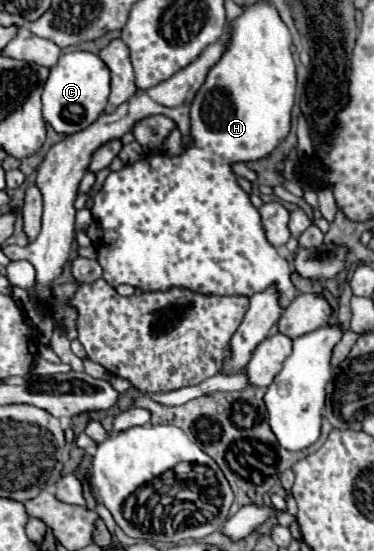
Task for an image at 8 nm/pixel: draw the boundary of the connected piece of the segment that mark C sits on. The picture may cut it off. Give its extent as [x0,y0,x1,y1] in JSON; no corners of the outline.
[42,51,110,135]

